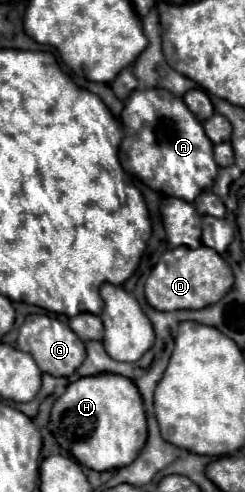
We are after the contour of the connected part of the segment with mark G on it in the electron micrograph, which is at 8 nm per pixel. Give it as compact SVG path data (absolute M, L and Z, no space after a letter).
M32 314L32 316L26 318L26 322L22 324L20 334L18 334L18 348L32 354L38 368L46 374L52 374L52 376L70 378L86 358L86 346L70 330L70 326L58 318L48 318L48 316L42 316L42 314Z

